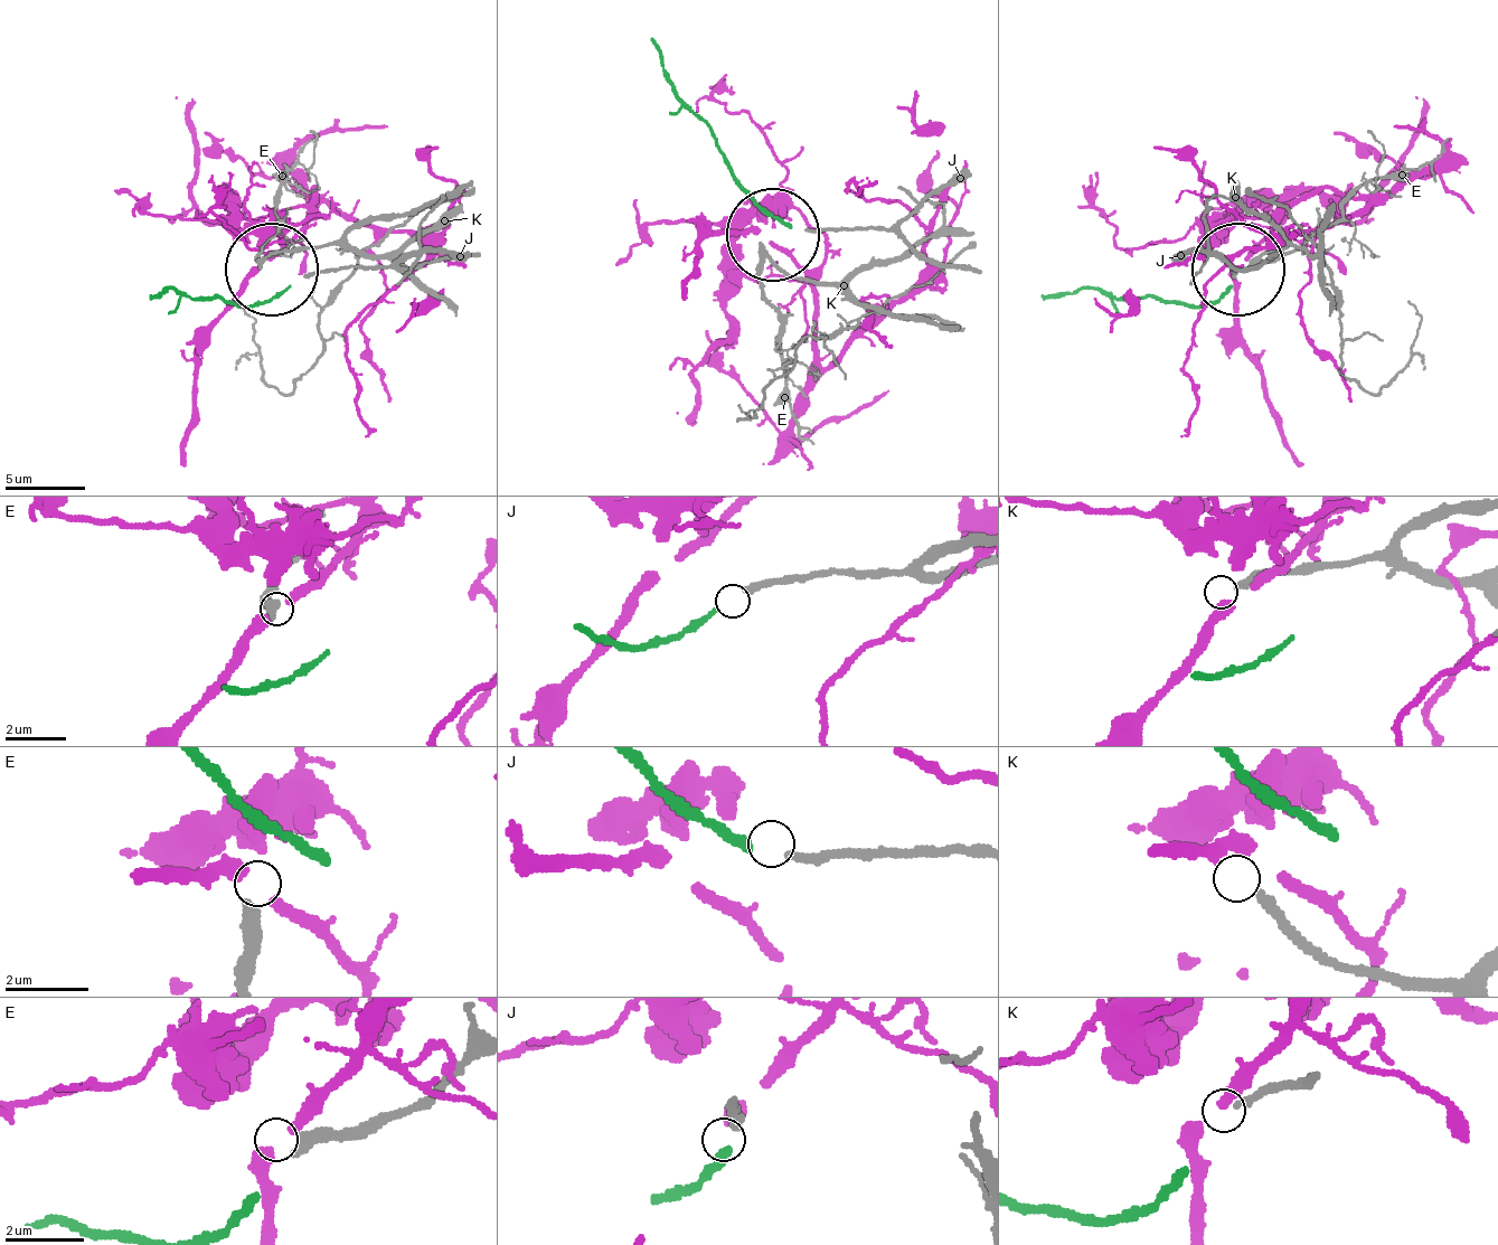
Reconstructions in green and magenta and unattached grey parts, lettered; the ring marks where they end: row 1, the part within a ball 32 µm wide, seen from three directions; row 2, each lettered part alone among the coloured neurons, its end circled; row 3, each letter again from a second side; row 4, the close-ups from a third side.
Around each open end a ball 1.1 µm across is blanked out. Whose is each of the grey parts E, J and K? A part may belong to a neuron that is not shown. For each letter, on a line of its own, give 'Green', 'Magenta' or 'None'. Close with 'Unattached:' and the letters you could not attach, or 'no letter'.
E: None
J: Green
K: None
Unattached: E, K

